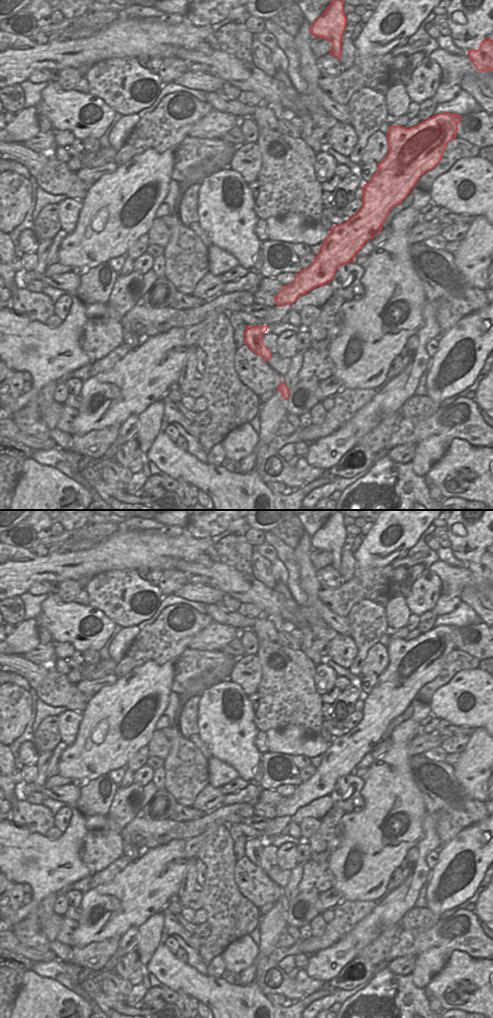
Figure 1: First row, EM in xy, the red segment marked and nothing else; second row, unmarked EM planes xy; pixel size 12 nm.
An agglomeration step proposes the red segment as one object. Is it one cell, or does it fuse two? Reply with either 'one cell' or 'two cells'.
one cell

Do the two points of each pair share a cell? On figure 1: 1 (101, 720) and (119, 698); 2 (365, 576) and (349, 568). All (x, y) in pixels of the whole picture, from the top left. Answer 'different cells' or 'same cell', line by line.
1: same cell
2: different cells

